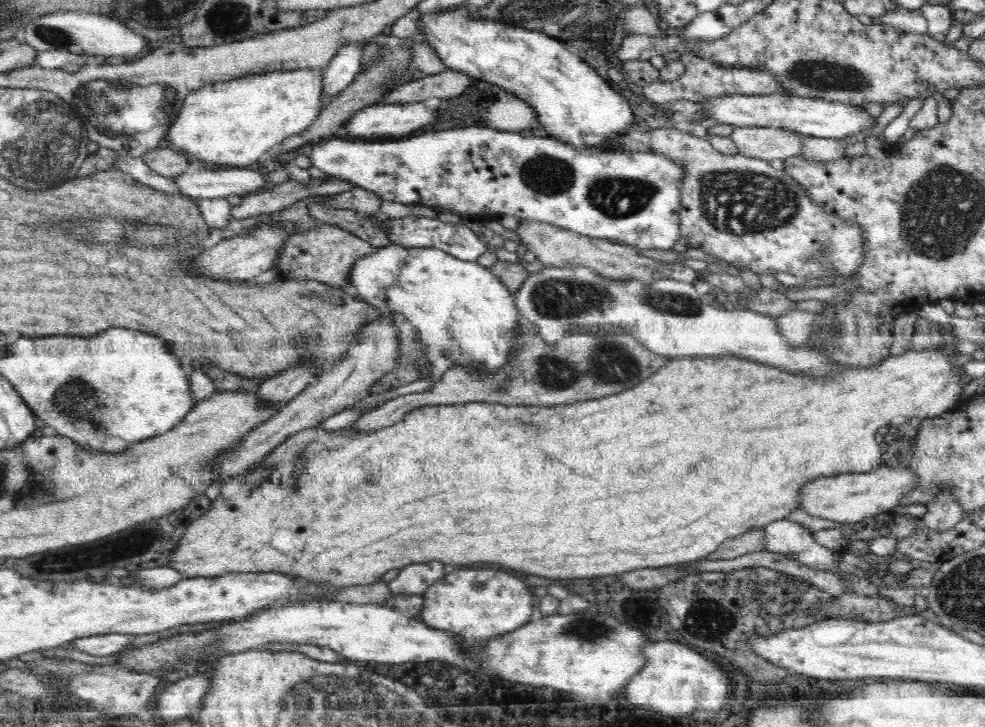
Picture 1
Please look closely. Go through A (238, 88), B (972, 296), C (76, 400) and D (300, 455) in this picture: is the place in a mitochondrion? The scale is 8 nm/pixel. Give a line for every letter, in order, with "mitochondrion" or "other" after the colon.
A: other
B: other
C: mitochondrion
D: mitochondrion

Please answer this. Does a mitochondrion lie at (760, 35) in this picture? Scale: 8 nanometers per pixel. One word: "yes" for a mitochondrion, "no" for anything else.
no

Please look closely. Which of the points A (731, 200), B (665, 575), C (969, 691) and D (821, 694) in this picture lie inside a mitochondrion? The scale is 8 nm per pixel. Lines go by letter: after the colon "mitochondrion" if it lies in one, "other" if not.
A: mitochondrion
B: other
C: other
D: other

